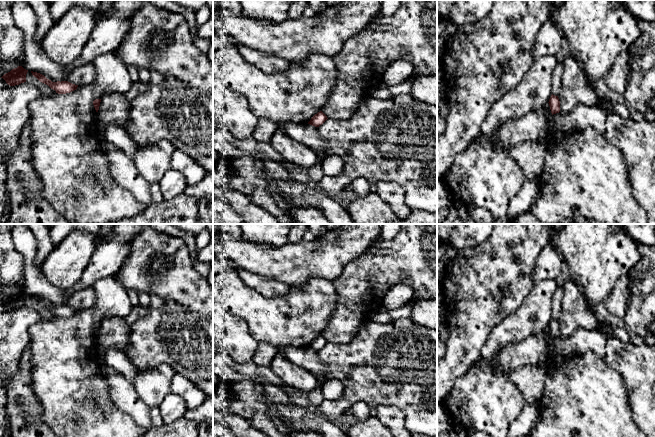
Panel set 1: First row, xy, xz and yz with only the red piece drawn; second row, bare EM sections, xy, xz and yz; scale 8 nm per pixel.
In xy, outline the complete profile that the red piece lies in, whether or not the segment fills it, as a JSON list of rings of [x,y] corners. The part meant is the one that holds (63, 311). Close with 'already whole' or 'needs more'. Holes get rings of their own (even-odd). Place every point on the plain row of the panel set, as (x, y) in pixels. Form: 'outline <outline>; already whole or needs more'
outline [[[31,295],[32,299],[36,301],[40,306],[48,309],[51,313],[55,314],[58,318],[66,318],[70,317],[77,313],[78,309],[72,308],[68,305],[57,305],[52,306],[47,303],[44,299]]]; already whole

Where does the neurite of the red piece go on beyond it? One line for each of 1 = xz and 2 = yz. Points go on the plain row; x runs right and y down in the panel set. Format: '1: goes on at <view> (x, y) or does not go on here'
1: does not go on here
2: does not go on here

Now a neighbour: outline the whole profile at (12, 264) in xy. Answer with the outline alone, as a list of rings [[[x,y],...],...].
[[[0,224],[0,302],[19,290],[24,270],[25,260],[14,246],[11,225]]]

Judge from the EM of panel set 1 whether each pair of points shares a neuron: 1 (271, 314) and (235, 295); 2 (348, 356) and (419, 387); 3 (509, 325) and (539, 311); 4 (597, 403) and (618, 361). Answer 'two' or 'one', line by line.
1: one
2: one
3: one
4: two

